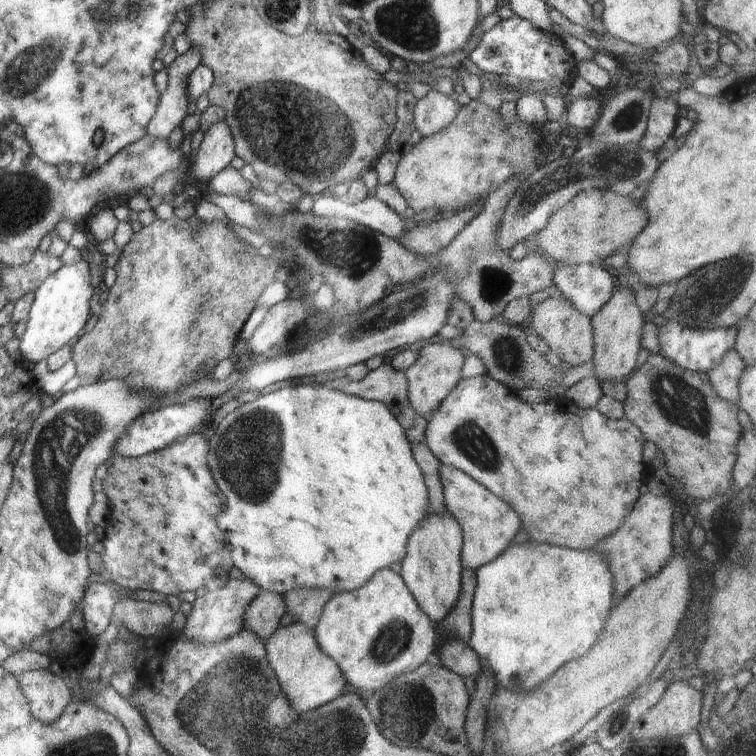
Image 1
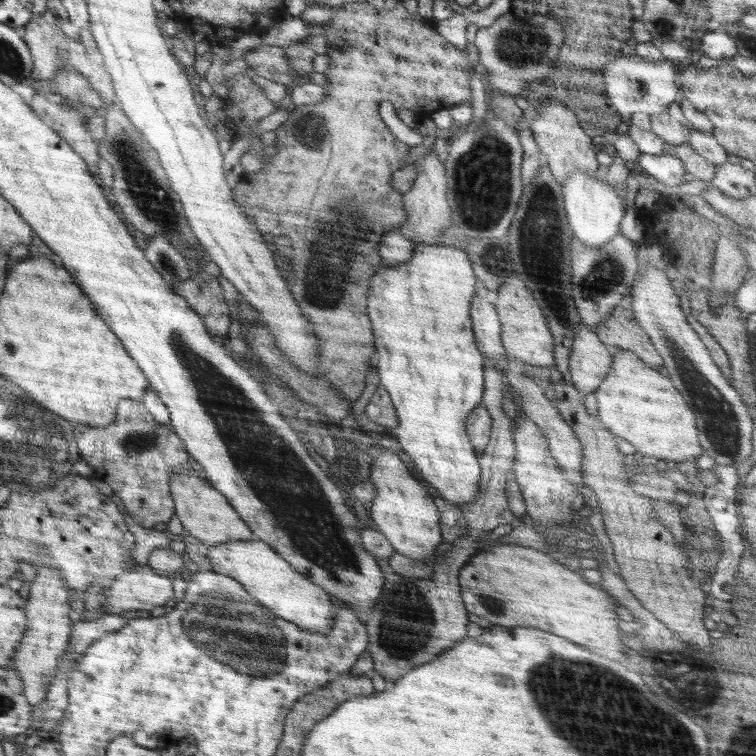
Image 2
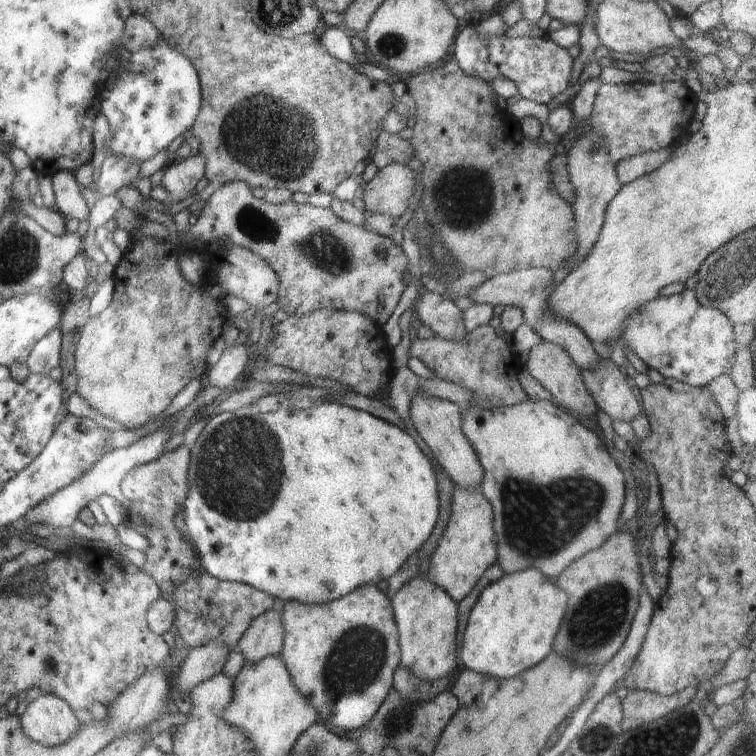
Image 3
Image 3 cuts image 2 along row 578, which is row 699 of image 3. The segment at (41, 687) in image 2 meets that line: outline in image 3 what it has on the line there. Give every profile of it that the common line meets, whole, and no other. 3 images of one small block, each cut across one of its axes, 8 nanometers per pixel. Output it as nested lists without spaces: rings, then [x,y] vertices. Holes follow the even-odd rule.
[[[52,693],[32,700],[19,719],[25,736],[45,746],[67,743],[81,726],[70,705]]]

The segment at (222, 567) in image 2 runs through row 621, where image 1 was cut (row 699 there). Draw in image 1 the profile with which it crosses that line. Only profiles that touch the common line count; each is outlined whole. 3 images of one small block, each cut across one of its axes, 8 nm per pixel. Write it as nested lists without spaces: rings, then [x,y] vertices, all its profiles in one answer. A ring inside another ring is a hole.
[[[300,622],[280,626],[264,644],[268,664],[296,712],[306,714],[349,690],[348,680],[340,672],[340,666],[320,650],[313,630],[306,630]]]

